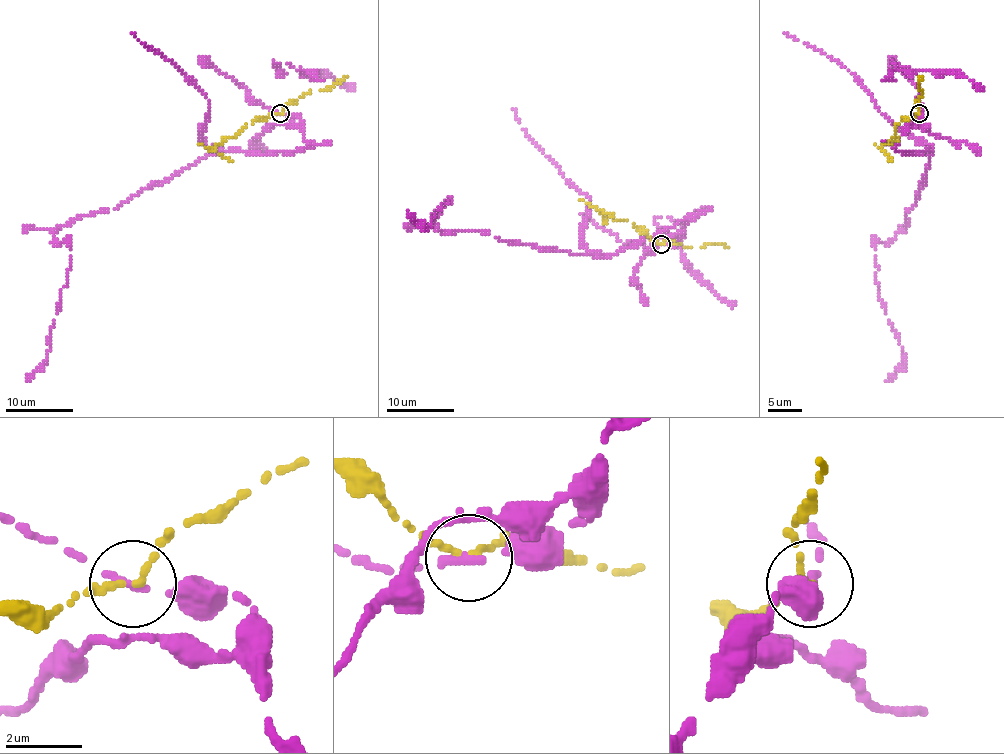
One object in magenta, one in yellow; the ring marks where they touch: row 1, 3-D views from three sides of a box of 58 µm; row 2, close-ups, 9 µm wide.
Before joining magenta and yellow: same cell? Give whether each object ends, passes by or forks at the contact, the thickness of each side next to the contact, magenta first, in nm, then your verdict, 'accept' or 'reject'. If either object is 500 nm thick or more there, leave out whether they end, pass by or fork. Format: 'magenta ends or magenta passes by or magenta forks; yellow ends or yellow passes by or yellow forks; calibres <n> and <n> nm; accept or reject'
magenta passes by; yellow passes by; calibres 200 and 140 nm; reject

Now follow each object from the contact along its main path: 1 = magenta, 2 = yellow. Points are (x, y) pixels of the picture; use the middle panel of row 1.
1: (661, 245), (687, 221), (589, 255), (442, 231), (433, 218), (452, 199), (428, 229), (408, 209)
2: (661, 245), (623, 219), (606, 218), (596, 208), (612, 216)

